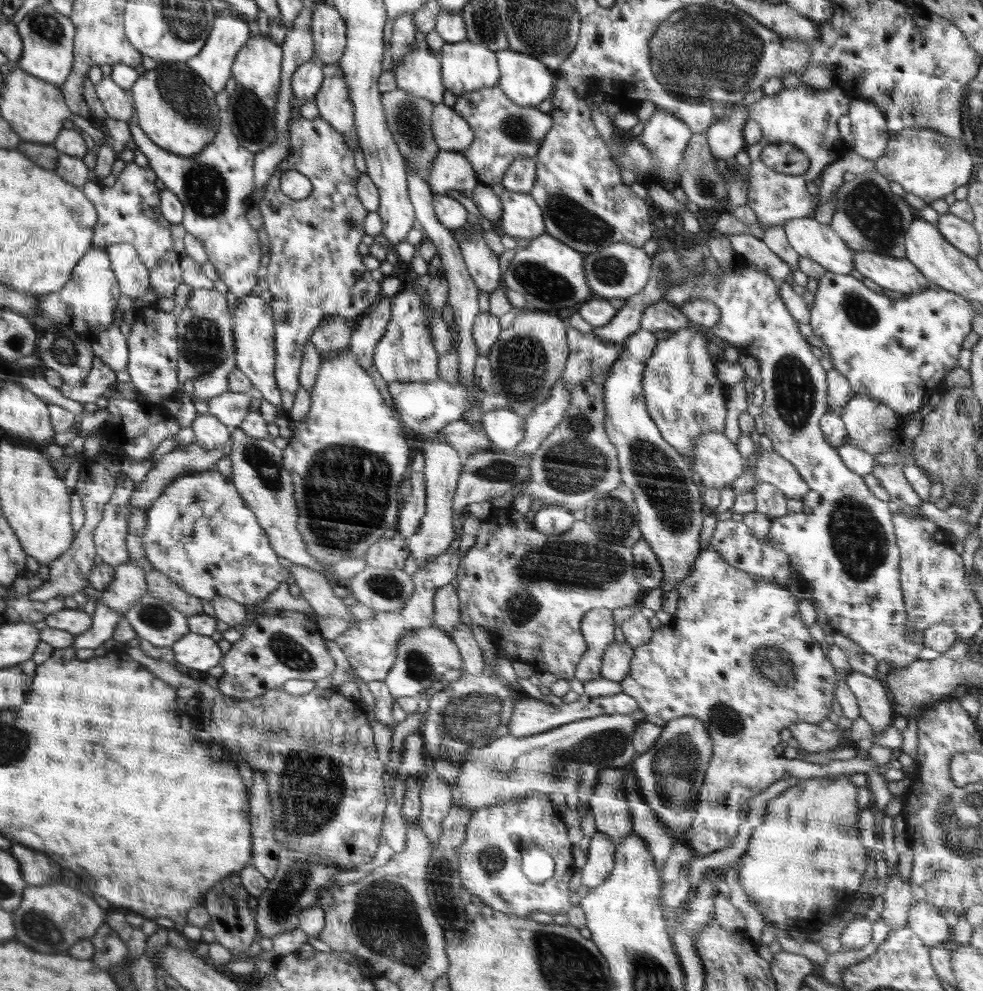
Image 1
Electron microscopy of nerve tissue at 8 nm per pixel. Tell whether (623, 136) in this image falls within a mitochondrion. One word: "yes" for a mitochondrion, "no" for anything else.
no

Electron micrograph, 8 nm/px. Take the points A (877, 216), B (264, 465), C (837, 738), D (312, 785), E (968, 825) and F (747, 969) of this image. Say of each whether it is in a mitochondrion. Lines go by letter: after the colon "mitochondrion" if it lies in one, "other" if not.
A: mitochondrion
B: mitochondrion
C: other
D: mitochondrion
E: mitochondrion
F: other

